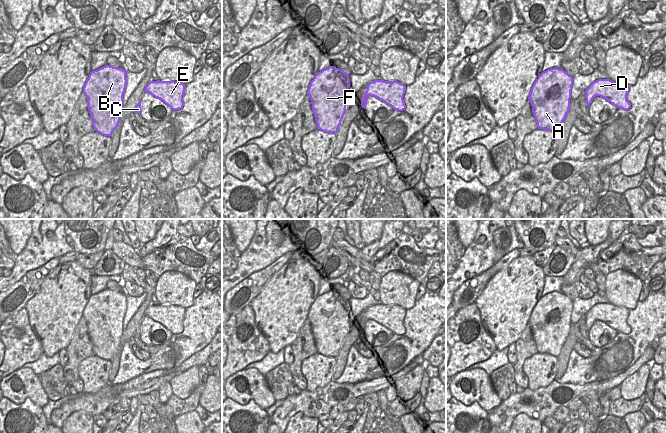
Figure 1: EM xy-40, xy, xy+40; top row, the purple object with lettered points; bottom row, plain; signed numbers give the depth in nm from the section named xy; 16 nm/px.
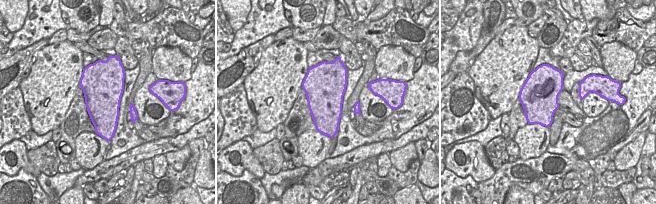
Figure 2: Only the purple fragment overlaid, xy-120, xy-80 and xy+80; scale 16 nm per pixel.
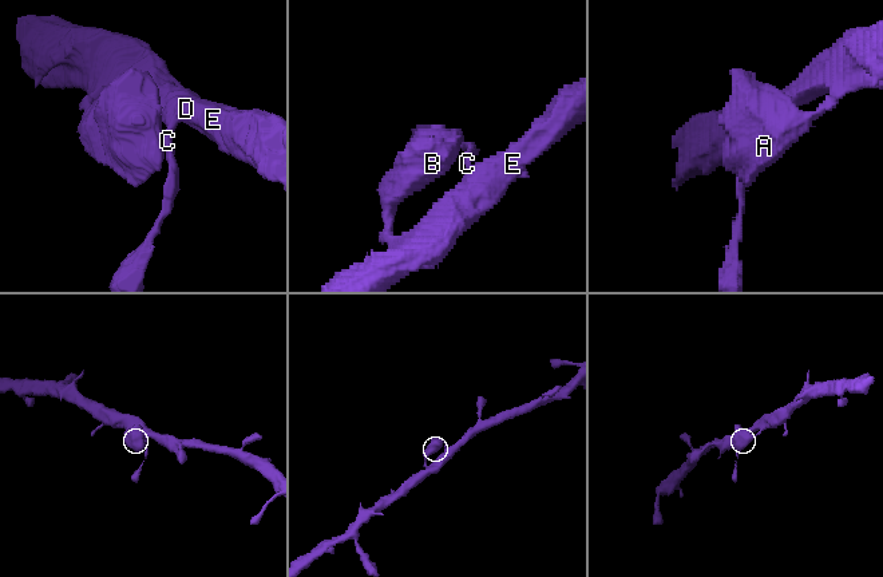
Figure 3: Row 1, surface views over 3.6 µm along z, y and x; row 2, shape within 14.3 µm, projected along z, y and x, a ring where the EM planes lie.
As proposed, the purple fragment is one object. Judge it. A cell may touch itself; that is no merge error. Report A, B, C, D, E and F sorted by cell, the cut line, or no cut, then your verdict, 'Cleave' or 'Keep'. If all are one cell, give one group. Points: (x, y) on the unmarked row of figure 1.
Groups: A B C D E F. No split. Keep.

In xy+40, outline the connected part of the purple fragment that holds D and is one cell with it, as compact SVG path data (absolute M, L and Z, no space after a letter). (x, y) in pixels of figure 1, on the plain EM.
M598 303L585 314L585 322L588 331L596 320L600 320L617 332L629 334L631 328L627 324L628 316L629 309L625 307L614 306L610 303Z

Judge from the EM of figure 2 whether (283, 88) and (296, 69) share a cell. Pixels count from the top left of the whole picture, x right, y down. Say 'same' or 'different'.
same

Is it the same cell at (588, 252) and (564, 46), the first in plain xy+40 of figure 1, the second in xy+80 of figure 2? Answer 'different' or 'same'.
same

